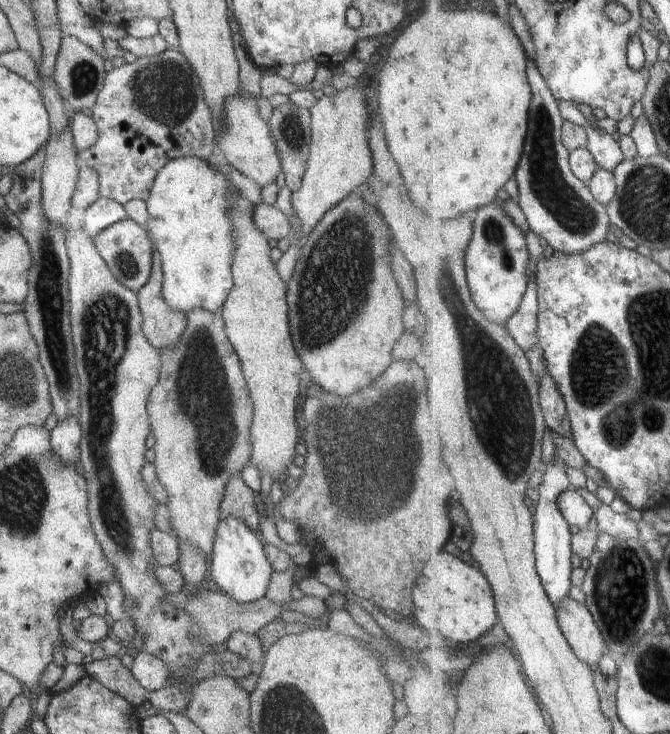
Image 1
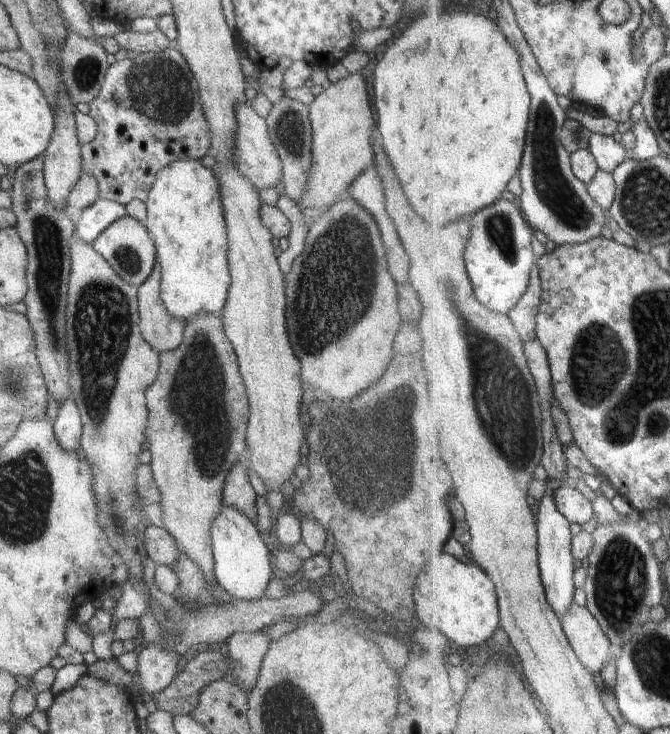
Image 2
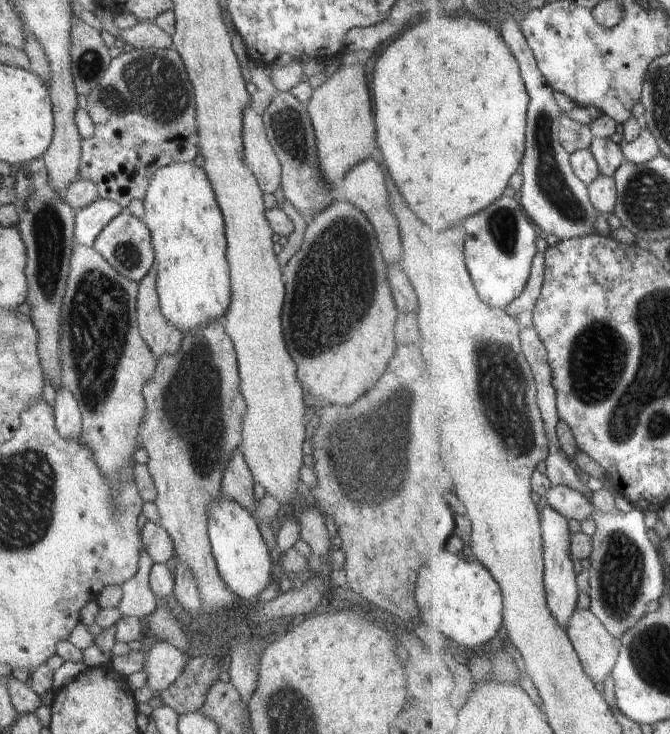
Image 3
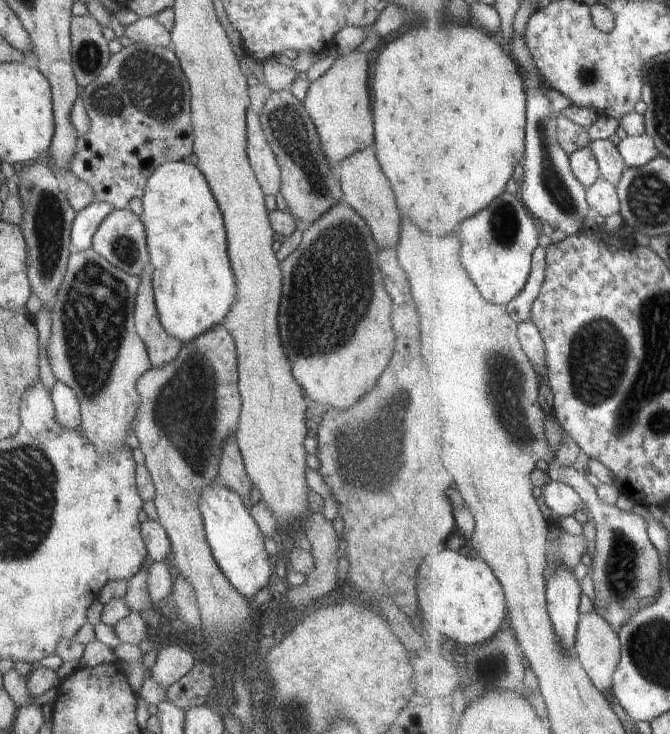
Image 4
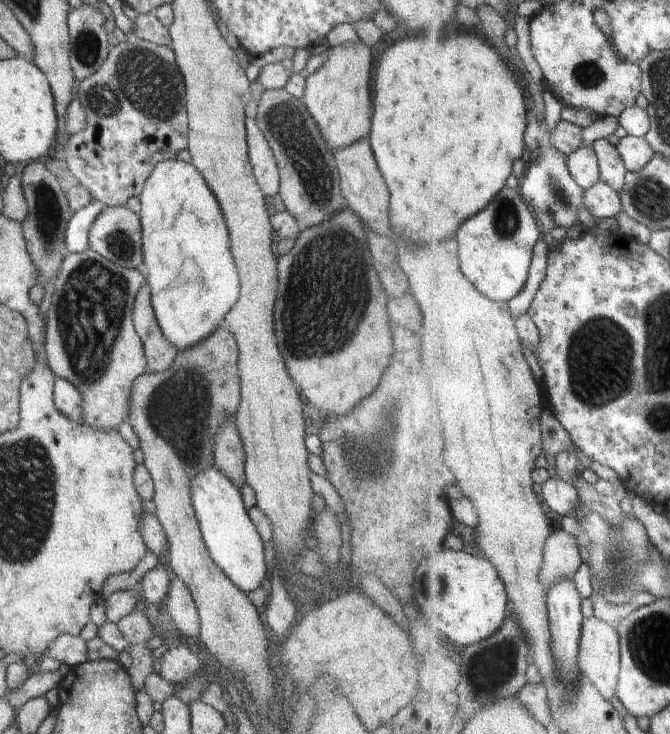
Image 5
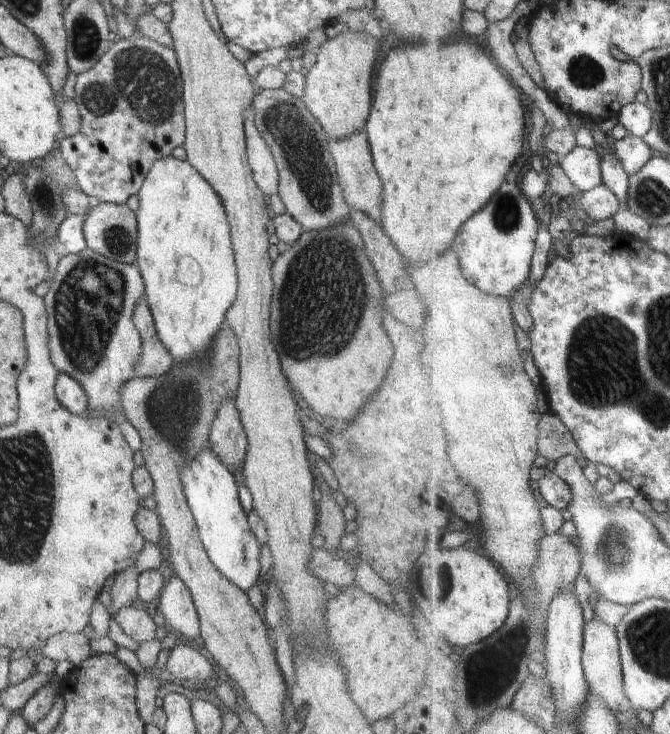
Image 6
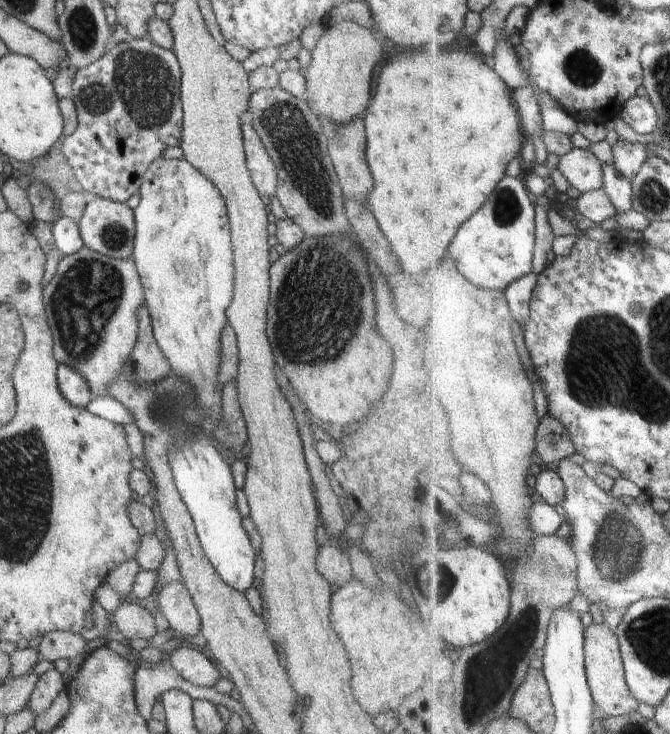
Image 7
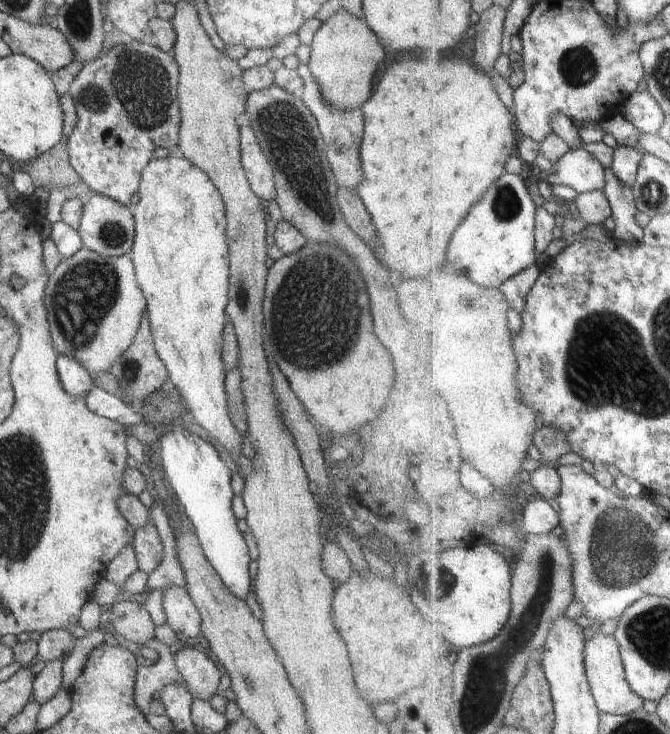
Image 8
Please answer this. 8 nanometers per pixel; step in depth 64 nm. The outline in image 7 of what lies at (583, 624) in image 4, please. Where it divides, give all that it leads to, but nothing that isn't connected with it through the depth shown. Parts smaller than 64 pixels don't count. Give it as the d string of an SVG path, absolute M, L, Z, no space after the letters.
M593 622L587 629L586 652L590 686L593 687L598 710L605 716L615 717L629 715L637 711L641 702L630 690L617 631L612 630L605 622L599 624Z

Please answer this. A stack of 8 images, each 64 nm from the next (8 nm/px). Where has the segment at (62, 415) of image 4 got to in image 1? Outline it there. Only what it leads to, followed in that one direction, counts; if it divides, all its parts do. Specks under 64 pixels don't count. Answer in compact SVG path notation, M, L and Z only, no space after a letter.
M74 416L57 422L56 427L51 431L50 446L52 446L52 454L56 454L56 458L62 464L72 464L80 461L80 441L81 430L79 420Z

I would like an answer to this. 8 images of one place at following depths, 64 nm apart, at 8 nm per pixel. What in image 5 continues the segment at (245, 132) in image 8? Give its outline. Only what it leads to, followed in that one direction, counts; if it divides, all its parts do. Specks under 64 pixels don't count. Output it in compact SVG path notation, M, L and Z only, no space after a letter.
M245 116L247 153L253 168L254 178L265 196L279 194L279 168L274 153L253 117Z

